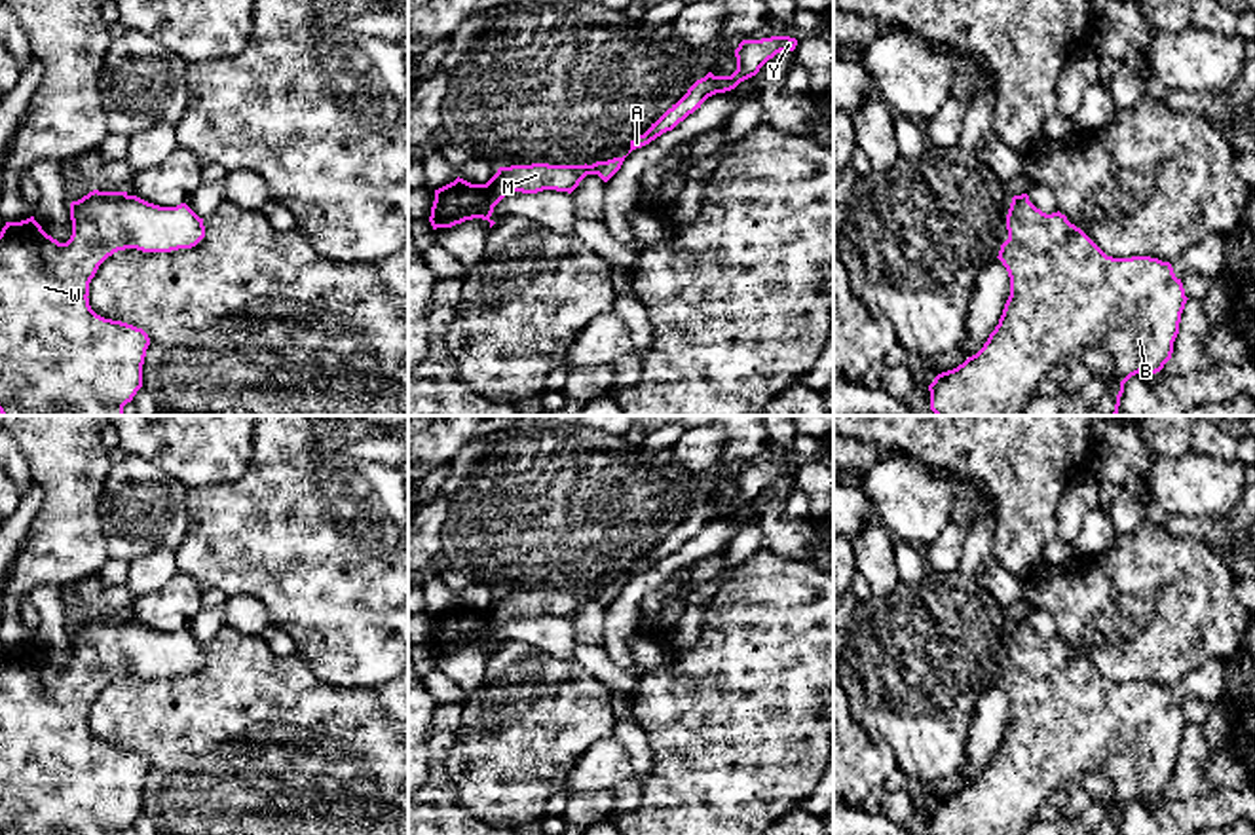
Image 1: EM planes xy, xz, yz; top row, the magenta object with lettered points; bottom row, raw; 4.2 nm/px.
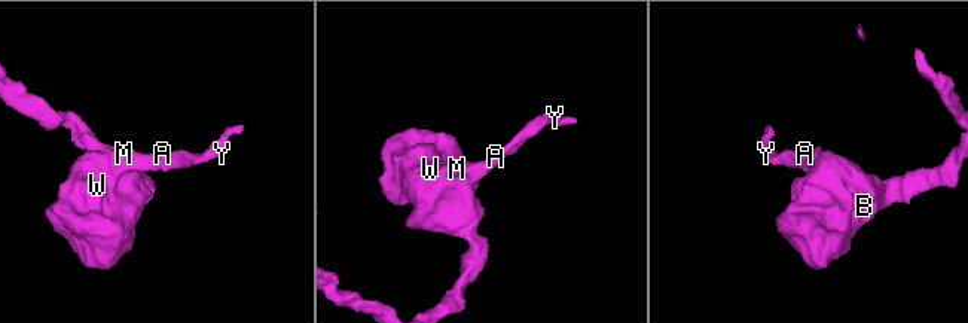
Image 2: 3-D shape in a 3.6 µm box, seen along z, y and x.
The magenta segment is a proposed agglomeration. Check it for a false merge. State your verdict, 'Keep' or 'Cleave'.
Keep

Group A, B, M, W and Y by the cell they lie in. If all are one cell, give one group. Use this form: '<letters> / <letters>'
A B M W Y

